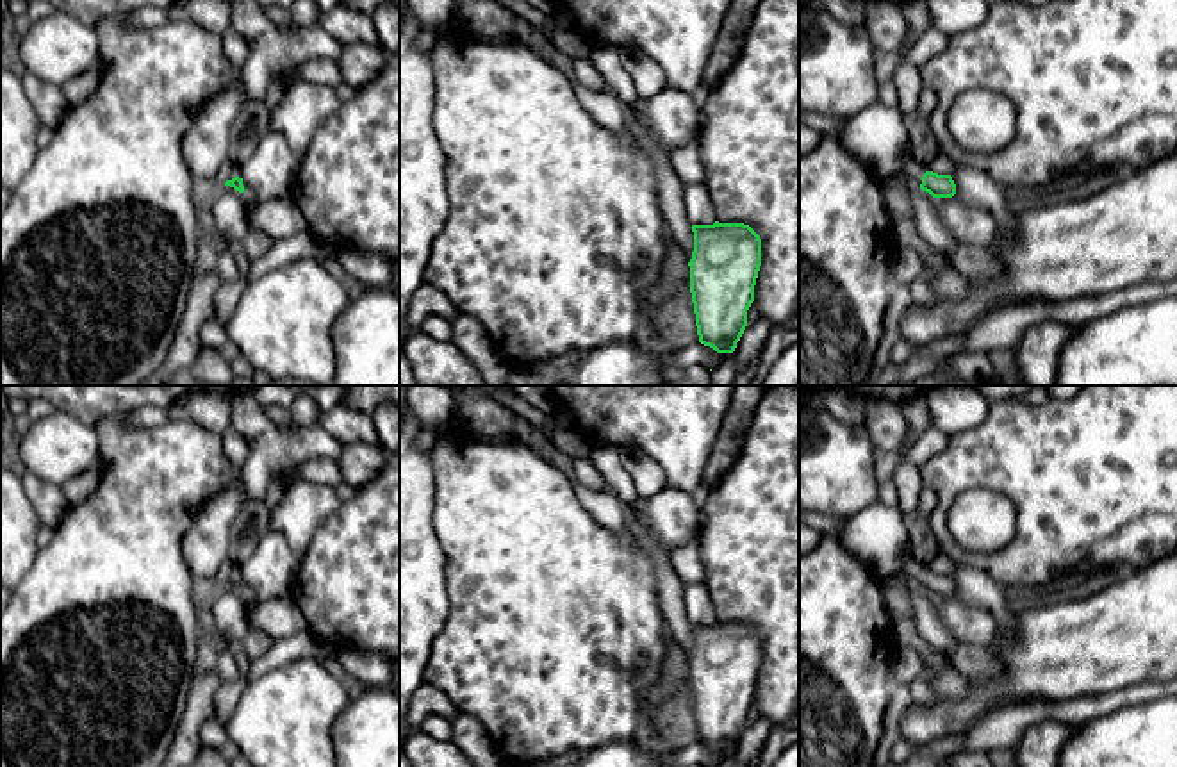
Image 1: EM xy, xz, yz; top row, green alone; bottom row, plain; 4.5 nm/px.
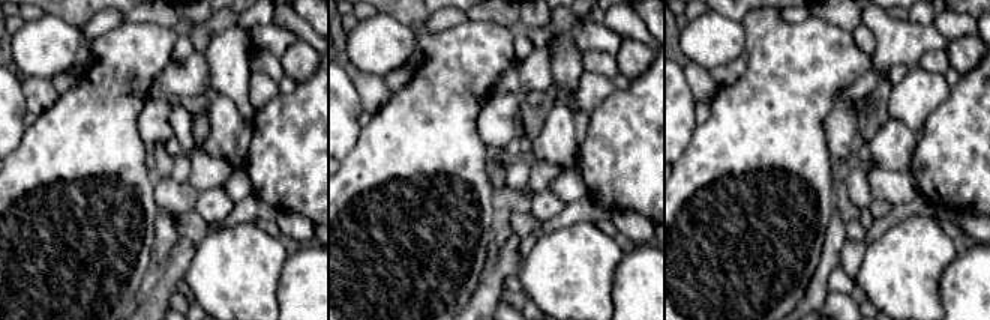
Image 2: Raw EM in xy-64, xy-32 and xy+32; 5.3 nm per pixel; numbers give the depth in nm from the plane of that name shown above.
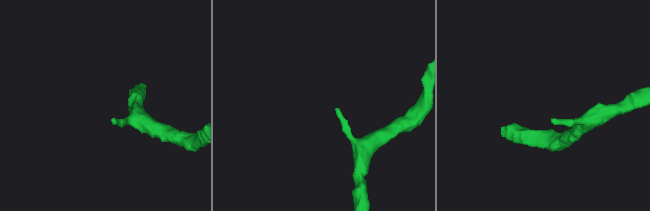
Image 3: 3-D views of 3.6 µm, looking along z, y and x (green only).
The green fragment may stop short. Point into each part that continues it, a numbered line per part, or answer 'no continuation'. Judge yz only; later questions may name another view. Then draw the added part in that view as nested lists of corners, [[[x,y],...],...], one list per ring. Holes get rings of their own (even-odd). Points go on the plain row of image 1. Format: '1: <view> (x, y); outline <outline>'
1: yz (912, 569); outline [[[908,537],[906,551],[904,551],[904,560],[902,560],[899,576],[908,578],[908,580],[913,581],[917,587],[920,587],[922,576],[924,576],[924,573],[926,573],[927,569],[926,569],[924,564],[918,564],[918,562],[913,558],[911,549],[913,549],[913,542],[911,542],[911,537]]]

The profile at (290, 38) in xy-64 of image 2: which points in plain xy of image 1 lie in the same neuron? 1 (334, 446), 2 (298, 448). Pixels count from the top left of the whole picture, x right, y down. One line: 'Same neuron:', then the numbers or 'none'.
Same neuron: 1, 2

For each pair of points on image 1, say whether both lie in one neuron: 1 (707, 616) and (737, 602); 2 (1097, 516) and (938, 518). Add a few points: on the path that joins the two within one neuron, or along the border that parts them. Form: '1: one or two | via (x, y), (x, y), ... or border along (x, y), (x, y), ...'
1: two | border along (705, 584), (717, 619)
2: one | via (1054, 475), (967, 475)

